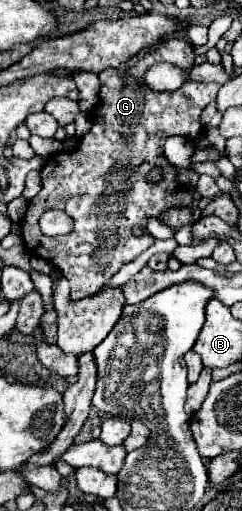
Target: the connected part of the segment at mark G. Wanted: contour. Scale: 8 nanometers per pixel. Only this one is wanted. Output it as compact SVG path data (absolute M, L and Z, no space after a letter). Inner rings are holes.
M174 37L162 41L156 51L142 51L142 55L130 59L128 65L106 69L100 75L100 103L90 113L90 131L80 139L76 151L62 151L46 161L42 171L42 189L28 201L26 215L20 223L28 251L56 265L70 281L70 301L80 301L100 293L122 265L154 243L150 233L142 237L132 235L132 227L136 223L146 225L148 219L160 219L164 211L182 207L180 203L166 203L164 199L170 191L178 191L180 183L164 157L162 145L170 135L194 141L202 131L200 113L216 99L220 87L214 83L186 81L176 91L154 93L144 85L142 75L156 61L168 61L190 71L194 65L192 45ZM154 167L164 169L164 181L158 185L150 185L146 181L148 171ZM48 209L66 211L74 219L72 233L64 237L42 235L38 219Z

